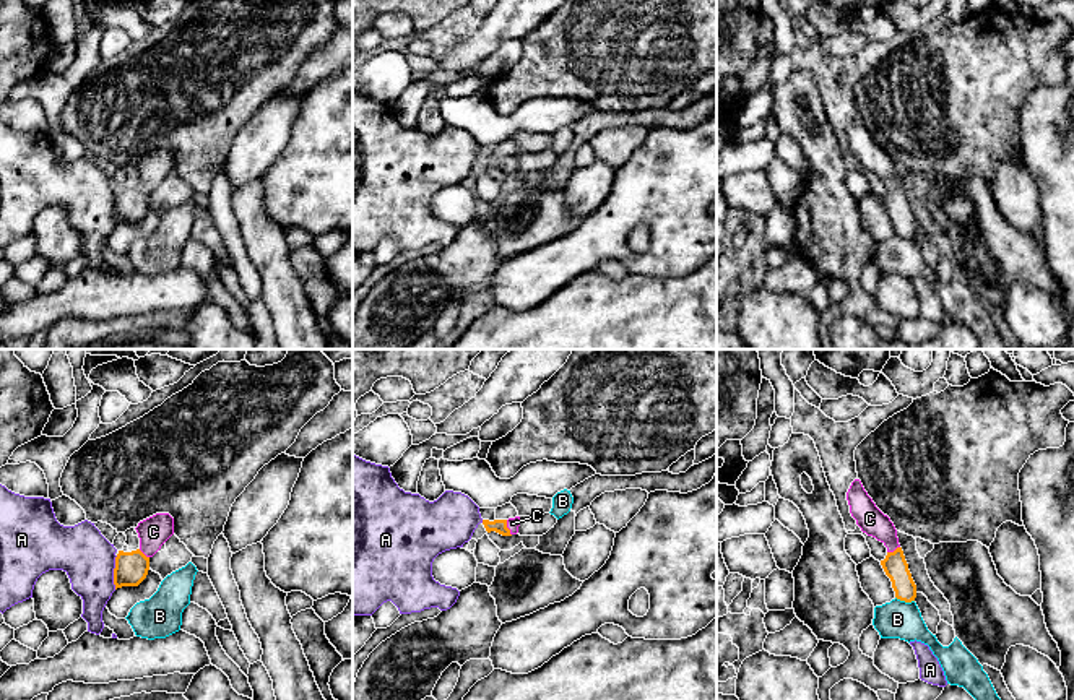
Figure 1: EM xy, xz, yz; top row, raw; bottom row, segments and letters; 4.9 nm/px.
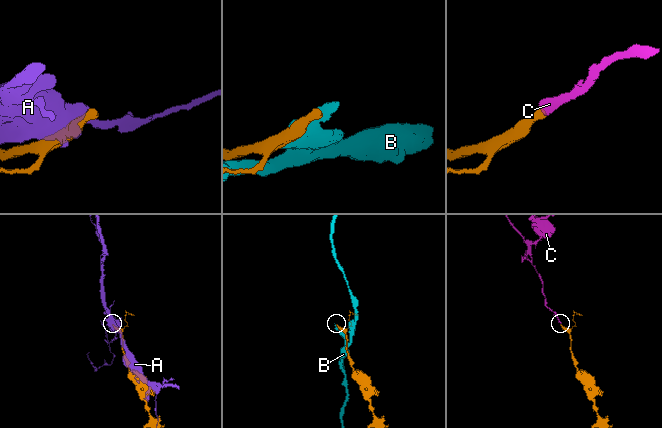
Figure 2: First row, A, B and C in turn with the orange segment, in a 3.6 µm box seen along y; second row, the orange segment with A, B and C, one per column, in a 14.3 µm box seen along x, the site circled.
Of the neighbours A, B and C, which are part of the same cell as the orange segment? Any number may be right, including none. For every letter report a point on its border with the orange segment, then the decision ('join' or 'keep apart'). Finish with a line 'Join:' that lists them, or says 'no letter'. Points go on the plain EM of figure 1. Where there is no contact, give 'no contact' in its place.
A: xy (114, 208) | keep apart
B: yz (905, 237) | keep apart
C: xz (507, 164) | join
Join: C

